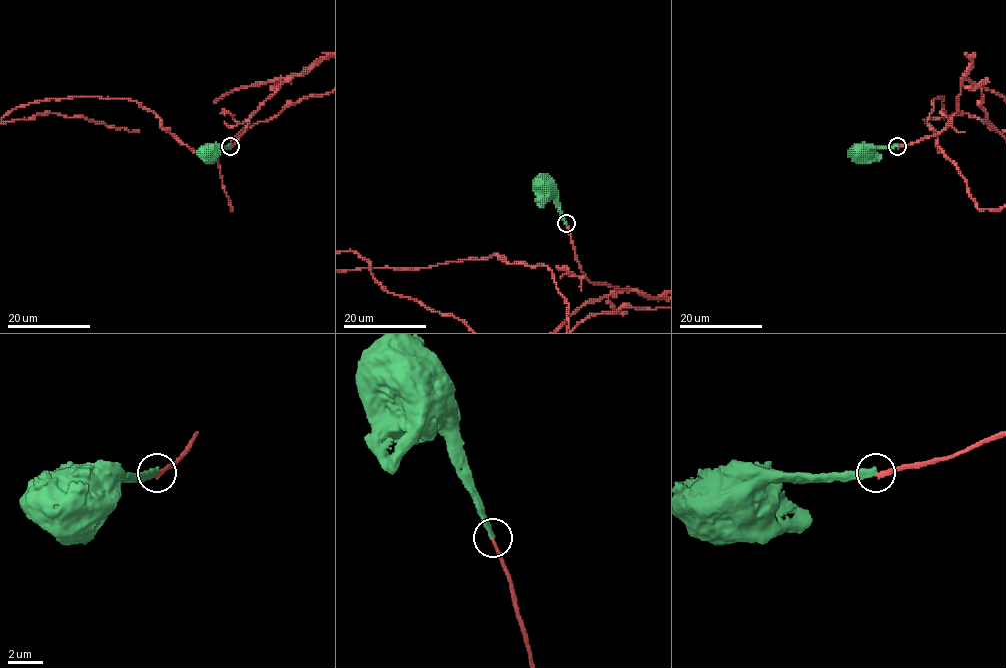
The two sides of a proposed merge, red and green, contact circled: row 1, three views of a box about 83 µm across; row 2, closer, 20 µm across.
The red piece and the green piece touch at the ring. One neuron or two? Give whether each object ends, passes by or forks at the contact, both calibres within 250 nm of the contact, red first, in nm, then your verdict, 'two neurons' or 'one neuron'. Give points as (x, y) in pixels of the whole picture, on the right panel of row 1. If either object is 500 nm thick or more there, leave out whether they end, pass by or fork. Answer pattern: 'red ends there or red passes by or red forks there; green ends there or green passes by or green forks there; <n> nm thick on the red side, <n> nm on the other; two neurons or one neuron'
red ends there; green ends there; 220 nm thick on the red side, 360 nm on the other; two neurons

